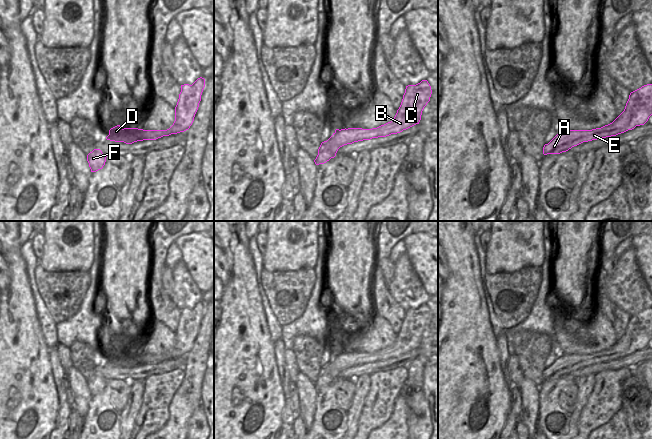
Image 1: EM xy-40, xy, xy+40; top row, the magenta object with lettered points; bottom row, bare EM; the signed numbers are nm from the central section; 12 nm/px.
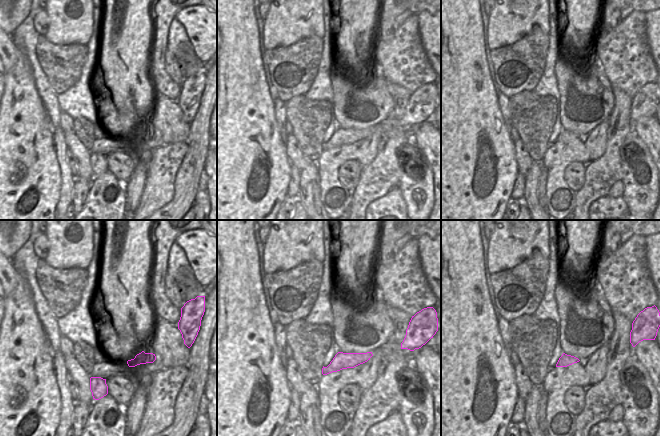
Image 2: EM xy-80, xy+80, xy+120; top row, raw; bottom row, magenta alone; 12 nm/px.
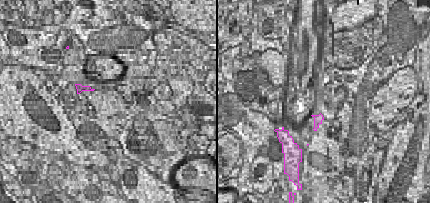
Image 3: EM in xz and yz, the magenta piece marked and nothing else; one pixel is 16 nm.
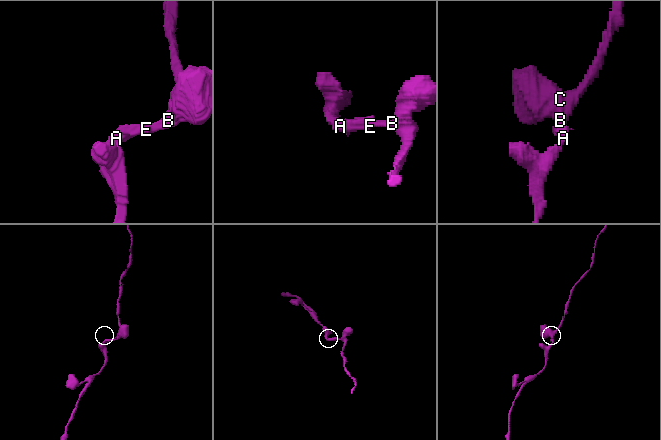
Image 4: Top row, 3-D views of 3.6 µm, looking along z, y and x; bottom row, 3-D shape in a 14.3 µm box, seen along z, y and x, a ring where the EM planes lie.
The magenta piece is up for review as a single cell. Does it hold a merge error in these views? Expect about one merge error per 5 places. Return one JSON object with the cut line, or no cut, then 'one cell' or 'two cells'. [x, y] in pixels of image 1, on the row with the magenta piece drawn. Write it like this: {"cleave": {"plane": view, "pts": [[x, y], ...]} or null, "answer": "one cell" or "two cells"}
{"cleave": null, "answer": "one cell"}

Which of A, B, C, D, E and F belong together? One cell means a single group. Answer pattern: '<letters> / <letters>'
A B C D E F

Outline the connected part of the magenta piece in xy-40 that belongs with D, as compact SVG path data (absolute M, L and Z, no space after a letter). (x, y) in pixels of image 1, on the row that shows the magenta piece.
M200 77L192 85L181 85L181 92L175 107L175 121L167 130L143 130L124 128L117 125L109 130L107 140L132 144L143 140L156 140L163 136L184 132L190 128L201 101L205 79Z

